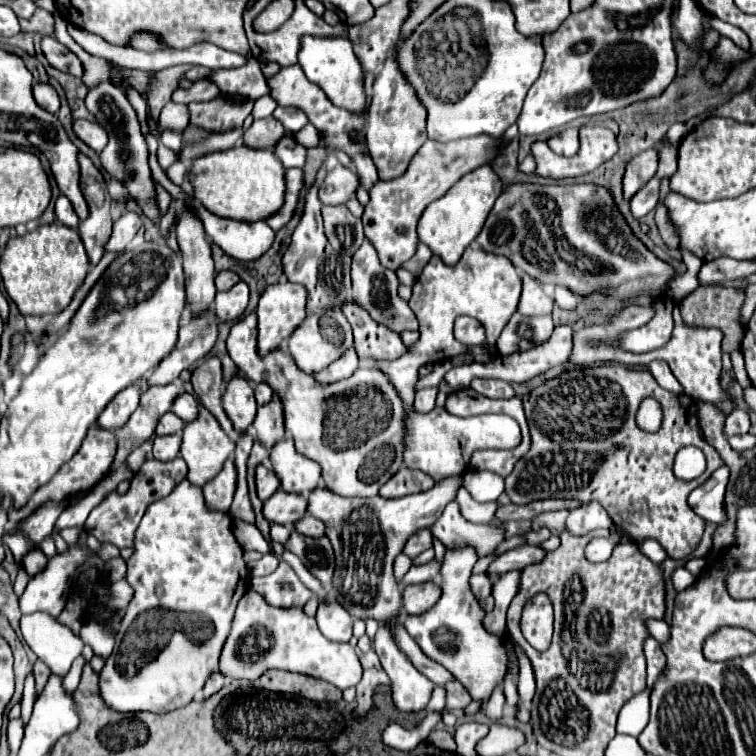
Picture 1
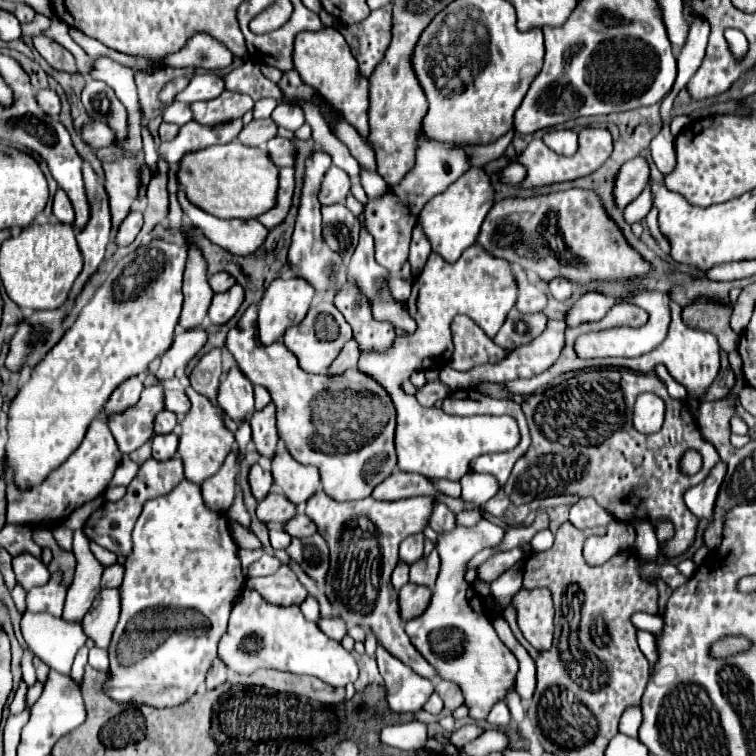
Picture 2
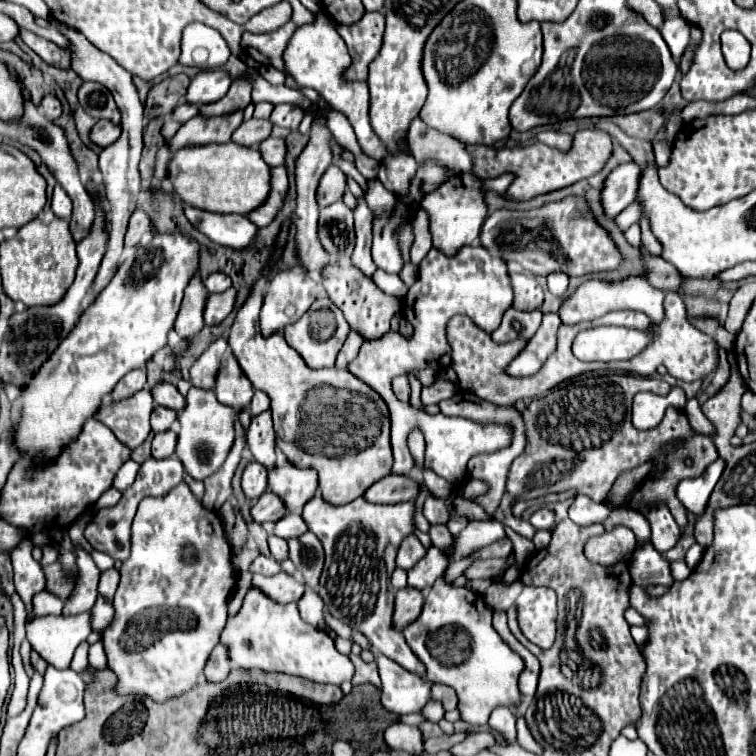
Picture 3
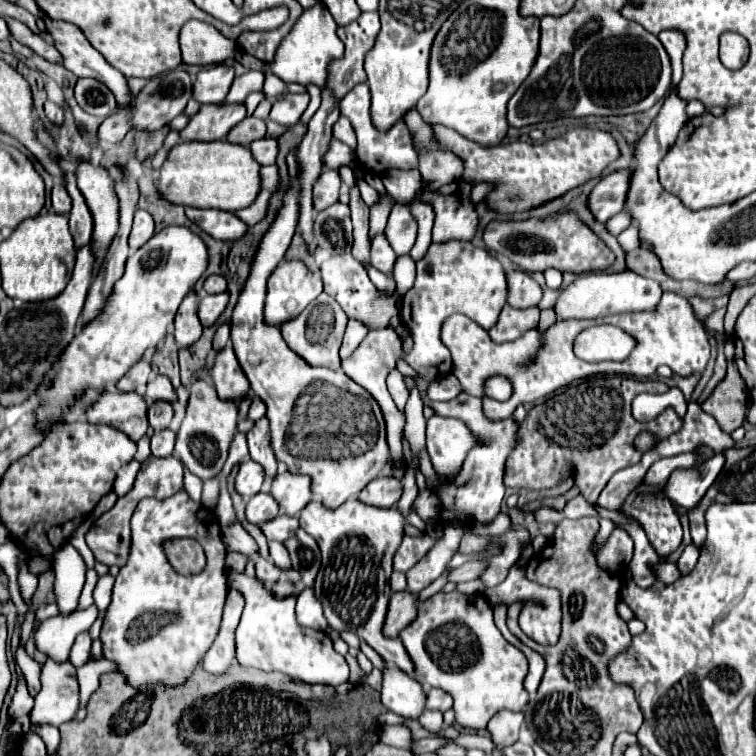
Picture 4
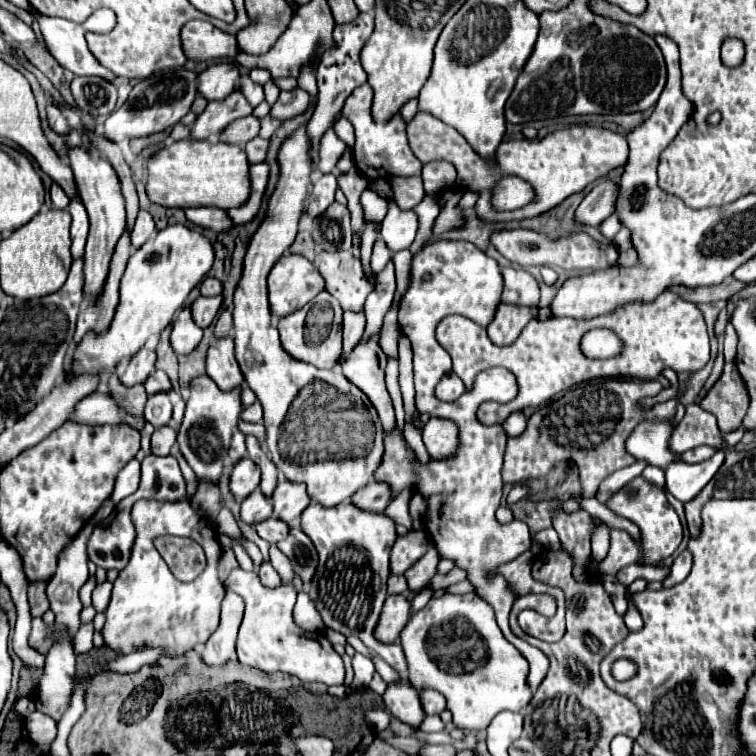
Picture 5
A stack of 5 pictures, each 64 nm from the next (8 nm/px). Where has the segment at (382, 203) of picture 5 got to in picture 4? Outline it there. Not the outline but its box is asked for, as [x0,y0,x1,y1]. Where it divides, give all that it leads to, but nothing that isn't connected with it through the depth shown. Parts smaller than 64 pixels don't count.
[360,180,380,208]

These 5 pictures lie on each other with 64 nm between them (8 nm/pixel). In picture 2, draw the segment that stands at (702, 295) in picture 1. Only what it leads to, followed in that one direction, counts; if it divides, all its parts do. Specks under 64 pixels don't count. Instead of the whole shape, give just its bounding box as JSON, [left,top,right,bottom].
[684,300,738,352]

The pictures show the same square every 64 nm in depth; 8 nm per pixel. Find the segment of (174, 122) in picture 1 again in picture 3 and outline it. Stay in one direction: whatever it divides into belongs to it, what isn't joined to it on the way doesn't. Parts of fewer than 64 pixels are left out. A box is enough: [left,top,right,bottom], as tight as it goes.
[172,102,196,122]

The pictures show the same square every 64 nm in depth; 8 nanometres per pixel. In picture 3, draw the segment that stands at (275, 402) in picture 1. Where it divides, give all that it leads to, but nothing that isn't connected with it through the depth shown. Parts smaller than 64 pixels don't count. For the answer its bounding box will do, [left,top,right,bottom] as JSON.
[246,410,276,470]

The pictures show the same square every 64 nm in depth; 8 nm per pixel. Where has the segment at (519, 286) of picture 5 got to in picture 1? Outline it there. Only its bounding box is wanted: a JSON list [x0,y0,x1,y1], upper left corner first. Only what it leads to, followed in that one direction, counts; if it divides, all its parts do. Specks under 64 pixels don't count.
[518,276,554,316]

